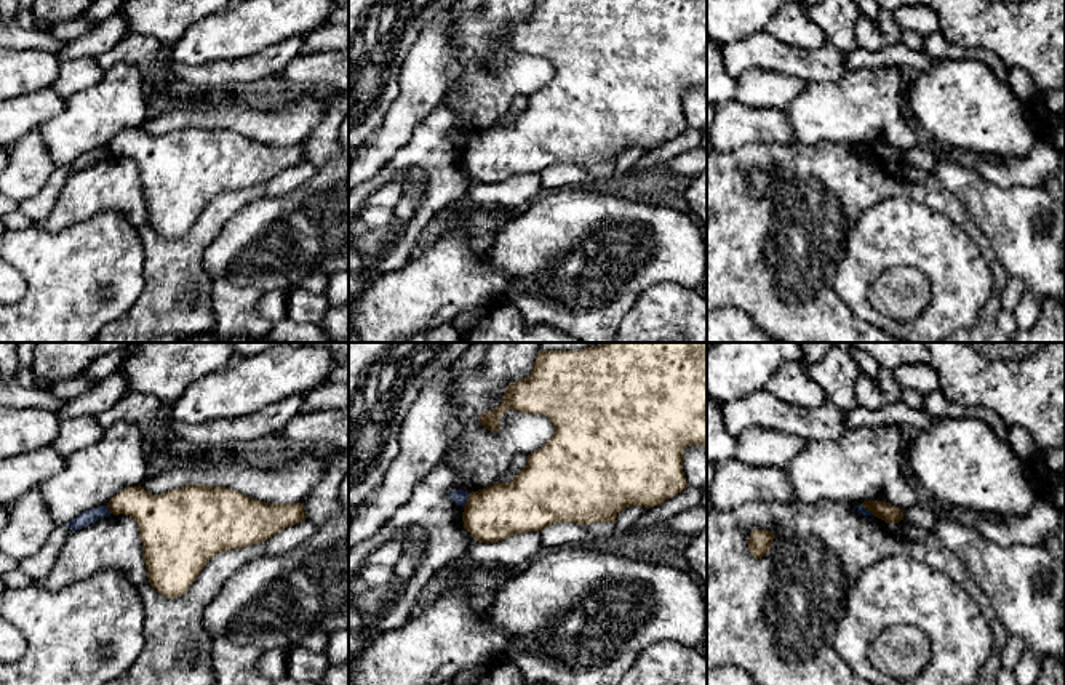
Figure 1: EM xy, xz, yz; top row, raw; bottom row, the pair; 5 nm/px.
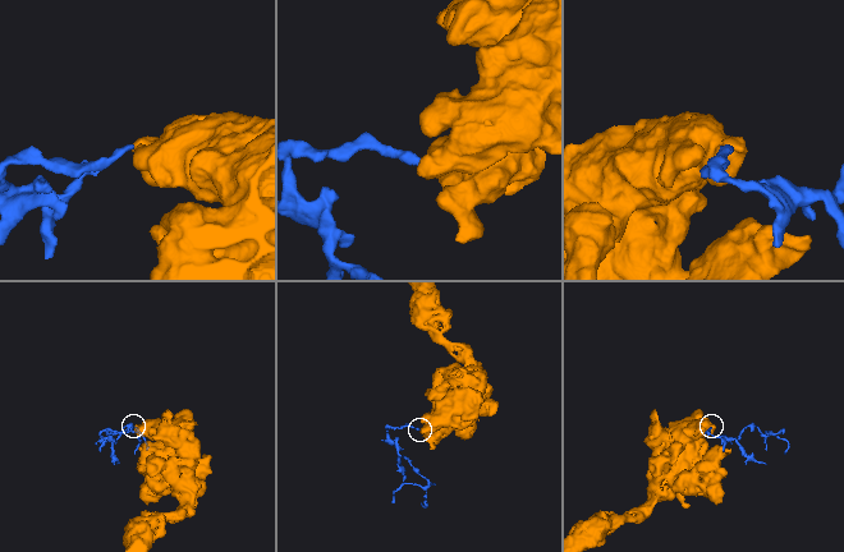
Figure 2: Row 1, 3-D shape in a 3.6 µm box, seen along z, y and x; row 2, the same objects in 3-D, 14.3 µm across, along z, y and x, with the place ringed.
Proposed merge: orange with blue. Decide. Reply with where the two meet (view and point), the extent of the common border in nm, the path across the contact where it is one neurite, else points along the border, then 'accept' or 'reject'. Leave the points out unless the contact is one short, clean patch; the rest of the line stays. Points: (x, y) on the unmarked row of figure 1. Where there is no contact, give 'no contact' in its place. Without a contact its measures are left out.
xz (467, 141) | 80 nm | along xz (470, 135), (462, 148) | reject

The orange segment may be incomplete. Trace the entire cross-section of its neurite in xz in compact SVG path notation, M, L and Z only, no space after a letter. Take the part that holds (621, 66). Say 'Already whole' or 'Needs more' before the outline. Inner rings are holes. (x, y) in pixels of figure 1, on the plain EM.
Already whole. M536 0L531 16L510 24L502 45L480 54L478 61L485 70L499 72L499 59L510 50L547 58L555 74L544 88L526 98L525 110L510 125L496 123L469 136L462 163L480 184L499 184L561 163L616 165L625 149L651 150L688 130L683 93L691 86L707 91L707 0Z

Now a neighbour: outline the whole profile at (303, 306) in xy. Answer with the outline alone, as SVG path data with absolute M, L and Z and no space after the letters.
M294 285L286 299L286 318L299 323L320 323L329 307L325 294L313 294Z

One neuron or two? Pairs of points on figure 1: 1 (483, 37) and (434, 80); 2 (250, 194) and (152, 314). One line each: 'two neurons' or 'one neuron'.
1: two neurons
2: one neuron

